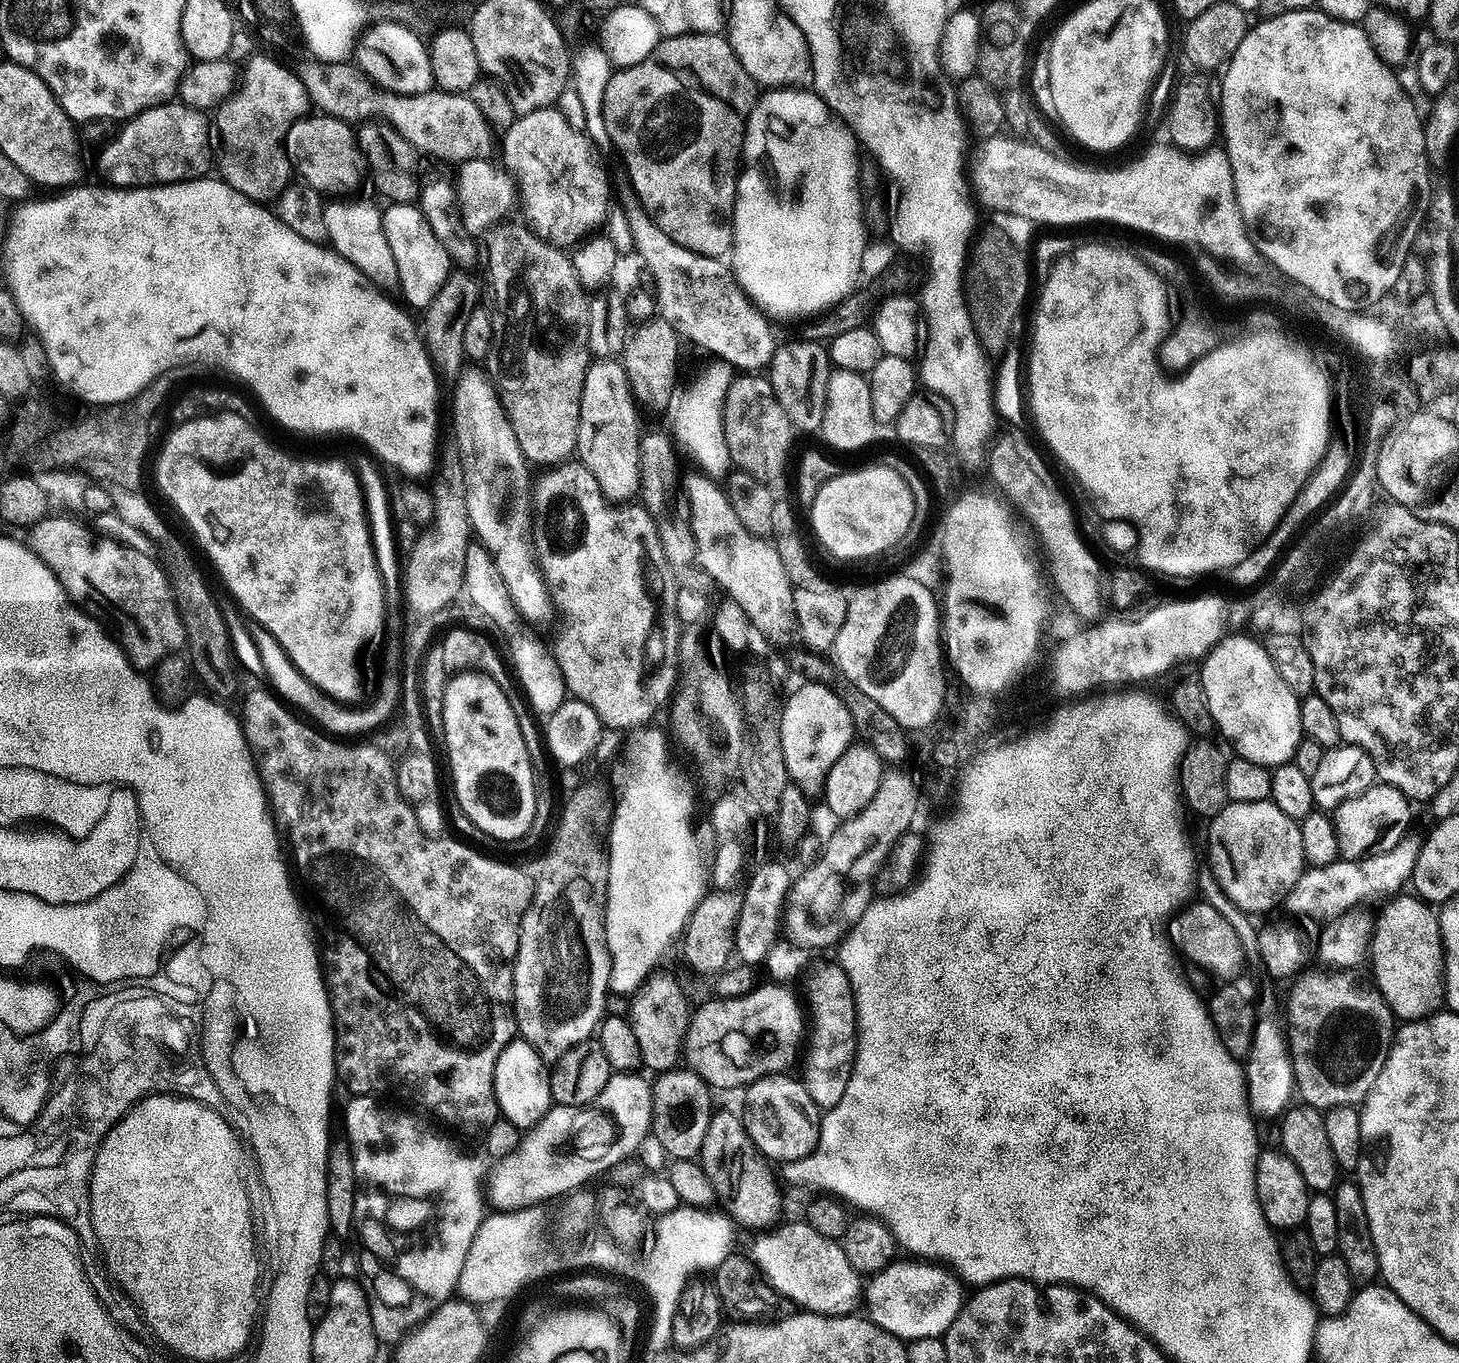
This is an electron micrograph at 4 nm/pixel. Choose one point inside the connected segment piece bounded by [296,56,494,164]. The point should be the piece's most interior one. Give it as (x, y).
(447, 125)

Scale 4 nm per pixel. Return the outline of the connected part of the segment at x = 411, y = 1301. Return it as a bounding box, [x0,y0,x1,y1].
[344,1096,486,1342]

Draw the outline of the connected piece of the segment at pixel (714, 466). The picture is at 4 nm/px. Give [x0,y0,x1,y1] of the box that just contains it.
[671,362,734,478]

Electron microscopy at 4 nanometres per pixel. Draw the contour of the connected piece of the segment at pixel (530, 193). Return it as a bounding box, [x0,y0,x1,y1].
[502,107,610,250]

